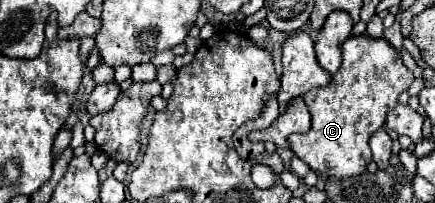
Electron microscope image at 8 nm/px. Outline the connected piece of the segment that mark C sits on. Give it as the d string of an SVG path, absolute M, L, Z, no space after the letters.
M350 36L342 44L342 66L326 88L304 94L312 114L312 128L306 134L290 134L290 150L310 166L310 170L330 178L358 176L372 160L368 146L370 136L384 126L386 114L398 104L398 96L414 82L412 72L404 66L400 54L378 38Z

